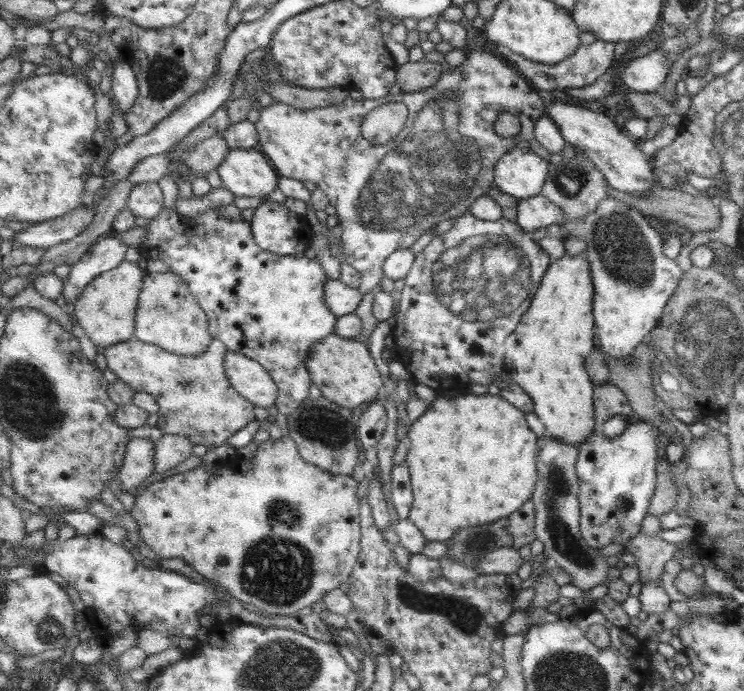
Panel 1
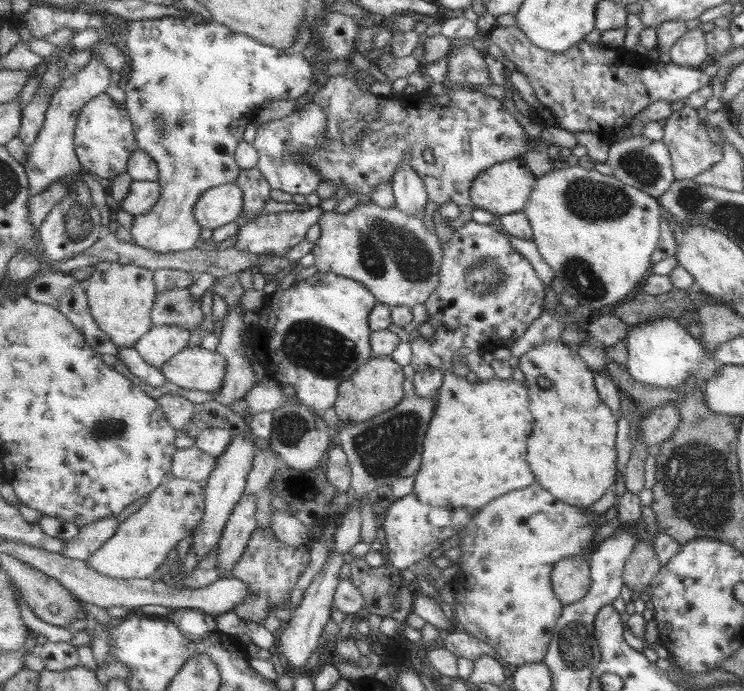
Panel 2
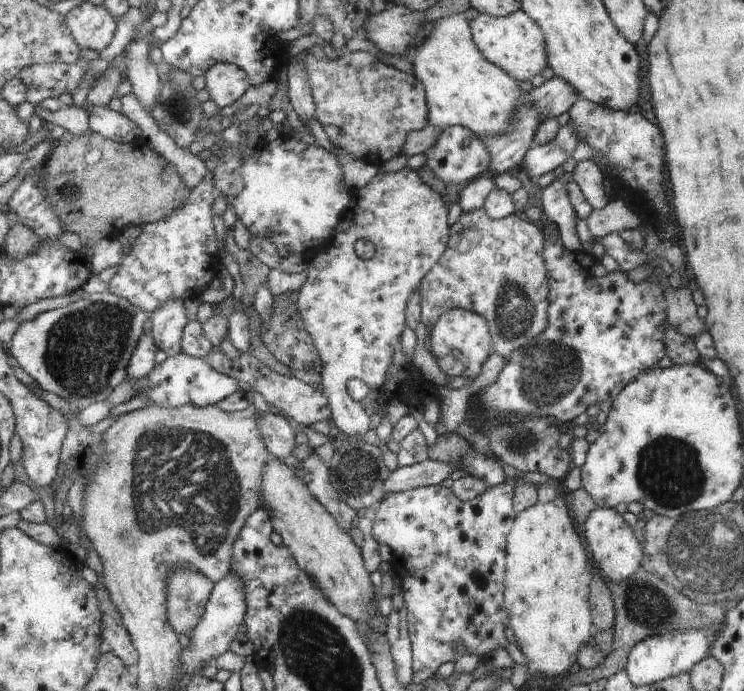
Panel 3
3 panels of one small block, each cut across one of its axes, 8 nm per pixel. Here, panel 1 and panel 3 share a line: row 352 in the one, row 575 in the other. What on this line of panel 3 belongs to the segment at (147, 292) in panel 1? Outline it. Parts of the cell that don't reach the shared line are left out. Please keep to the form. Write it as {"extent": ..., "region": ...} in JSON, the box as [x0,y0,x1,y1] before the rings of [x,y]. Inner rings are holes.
{"extent":[168,567,214,637],"region":[[[192,567],[174,571],[168,582],[168,617],[173,628],[192,637],[212,596],[214,582]]]}

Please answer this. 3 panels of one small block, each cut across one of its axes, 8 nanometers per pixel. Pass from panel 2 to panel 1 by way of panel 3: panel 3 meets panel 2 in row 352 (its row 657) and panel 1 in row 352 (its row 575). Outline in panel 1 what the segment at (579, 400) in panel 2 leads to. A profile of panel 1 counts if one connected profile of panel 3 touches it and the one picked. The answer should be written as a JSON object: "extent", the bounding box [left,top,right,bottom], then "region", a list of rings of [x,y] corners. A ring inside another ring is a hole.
{"extent":[505,253,596,446],"region":[[[584,253],[579,254],[578,256],[563,254],[561,258],[559,258],[559,261],[552,262],[552,265],[548,269],[548,273],[545,274],[544,281],[541,283],[540,290],[536,291],[536,297],[533,298],[533,305],[527,310],[527,313],[521,317],[520,324],[517,325],[515,332],[507,337],[506,342],[505,372],[511,377],[512,382],[522,386],[525,389],[525,392],[529,393],[529,396],[535,401],[534,414],[545,426],[545,434],[551,437],[557,437],[557,439],[561,439],[563,443],[569,443],[575,446],[584,444],[585,440],[588,440],[589,436],[592,436],[596,426],[596,416],[592,398],[592,389],[595,386],[588,378],[587,372],[584,370],[585,357],[588,357],[589,352],[593,350],[593,333],[595,332],[593,330],[594,318],[591,318],[591,296],[594,296],[595,288],[591,288],[591,281],[591,268],[589,268],[589,262]]]}

